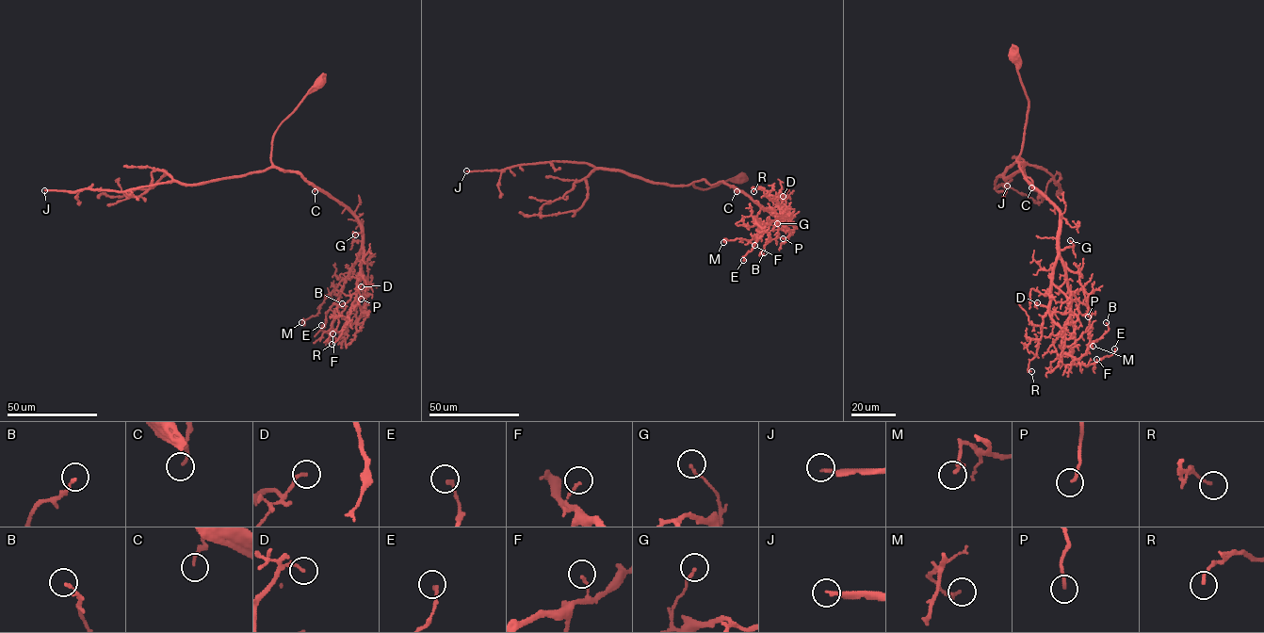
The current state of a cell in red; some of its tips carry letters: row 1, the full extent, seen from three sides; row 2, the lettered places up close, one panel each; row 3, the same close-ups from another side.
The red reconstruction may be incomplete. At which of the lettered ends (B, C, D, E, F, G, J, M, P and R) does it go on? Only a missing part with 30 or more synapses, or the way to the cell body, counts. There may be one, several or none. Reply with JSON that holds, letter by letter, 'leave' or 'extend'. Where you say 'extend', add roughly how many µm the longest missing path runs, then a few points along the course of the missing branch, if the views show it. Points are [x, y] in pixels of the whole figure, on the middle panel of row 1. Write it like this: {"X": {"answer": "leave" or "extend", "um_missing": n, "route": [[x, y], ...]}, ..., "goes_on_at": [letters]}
{"B": {"answer": "leave"}, "C": {"answer": "leave"}, "D": {"answer": "leave"}, "E": {"answer": "leave"}, "F": {"answer": "leave"}, "G": {"answer": "leave"}, "J": {"answer": "extend", "um_missing": 150}, "M": {"answer": "leave"}, "P": {"answer": "leave"}, "R": {"answer": "leave"}, "goes_on_at": ["J"]}

